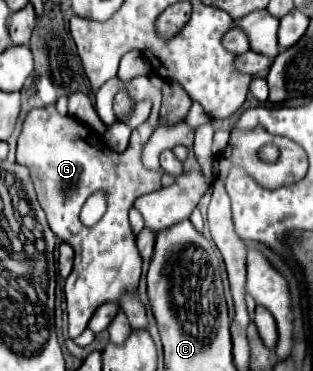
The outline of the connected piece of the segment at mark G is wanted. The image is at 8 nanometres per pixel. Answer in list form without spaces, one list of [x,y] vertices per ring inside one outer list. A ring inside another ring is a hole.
[[[54,105],[32,109],[24,119],[16,161],[30,169],[38,203],[42,205],[54,235],[76,249],[74,269],[64,285],[70,339],[76,339],[86,329],[96,307],[108,301],[120,303],[124,289],[134,291],[138,287],[142,257],[136,247],[136,235],[130,227],[129,210],[140,195],[162,187],[162,171],[148,171],[140,163],[140,151],[150,135],[150,125],[142,123],[132,131],[128,149],[124,153],[114,153],[104,143],[100,145],[98,135],[90,127],[84,127],[74,117],[62,117]],[[98,191],[104,193],[108,211],[94,229],[86,229],[78,219],[80,207]]]

